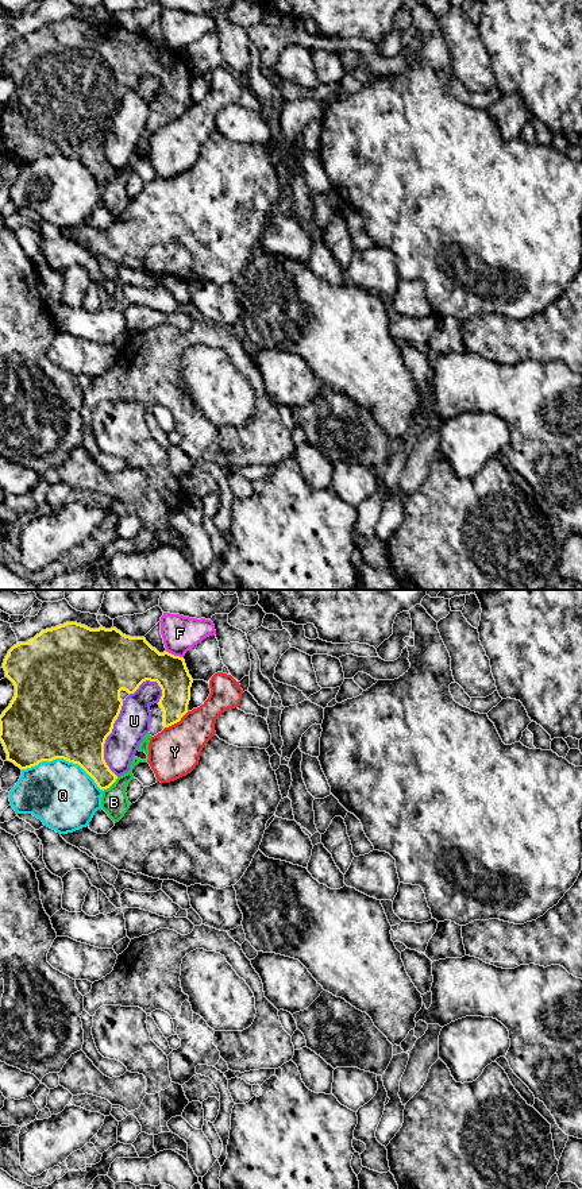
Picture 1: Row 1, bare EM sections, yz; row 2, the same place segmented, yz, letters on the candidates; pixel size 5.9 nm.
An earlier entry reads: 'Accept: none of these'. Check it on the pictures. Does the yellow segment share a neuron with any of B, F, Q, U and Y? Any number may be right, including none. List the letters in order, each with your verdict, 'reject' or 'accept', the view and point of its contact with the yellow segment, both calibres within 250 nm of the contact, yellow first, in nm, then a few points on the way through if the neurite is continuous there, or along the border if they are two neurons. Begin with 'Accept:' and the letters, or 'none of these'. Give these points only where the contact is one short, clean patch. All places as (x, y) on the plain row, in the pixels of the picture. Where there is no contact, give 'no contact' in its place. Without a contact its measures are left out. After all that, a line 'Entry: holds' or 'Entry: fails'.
Accept: B
B: accept | yz (111, 180) | 200/160 nm
F: reject | yz (173, 50) | 280/220 nm
Q: reject | yz (64, 154) | 500/400 nm
U: reject | yz (106, 134) | 500/190 nm
Y: reject | yz (176, 118) | 190/300 nm
Entry: fails

